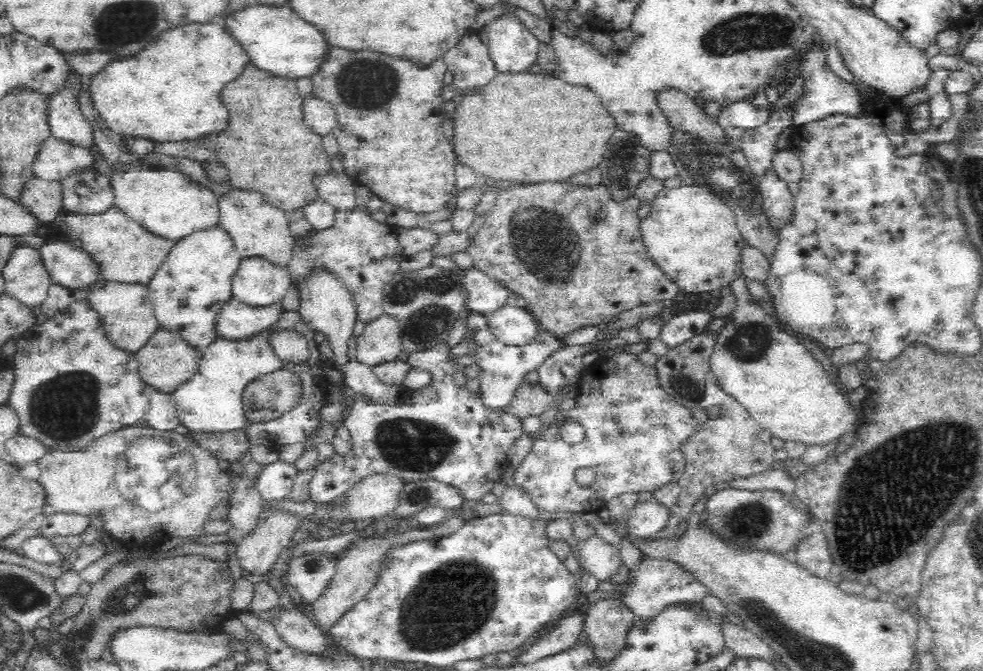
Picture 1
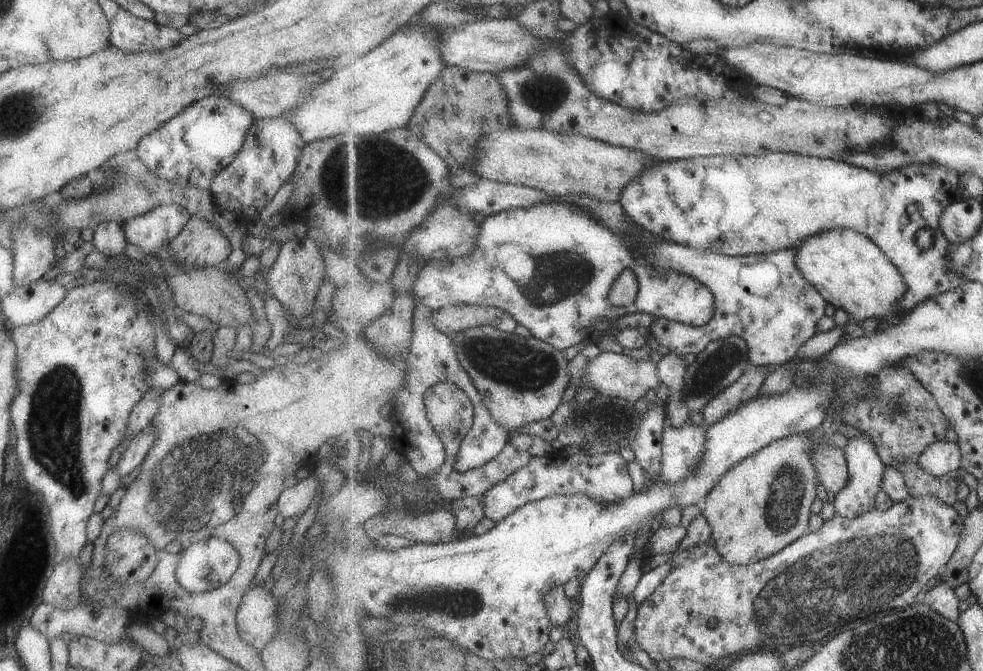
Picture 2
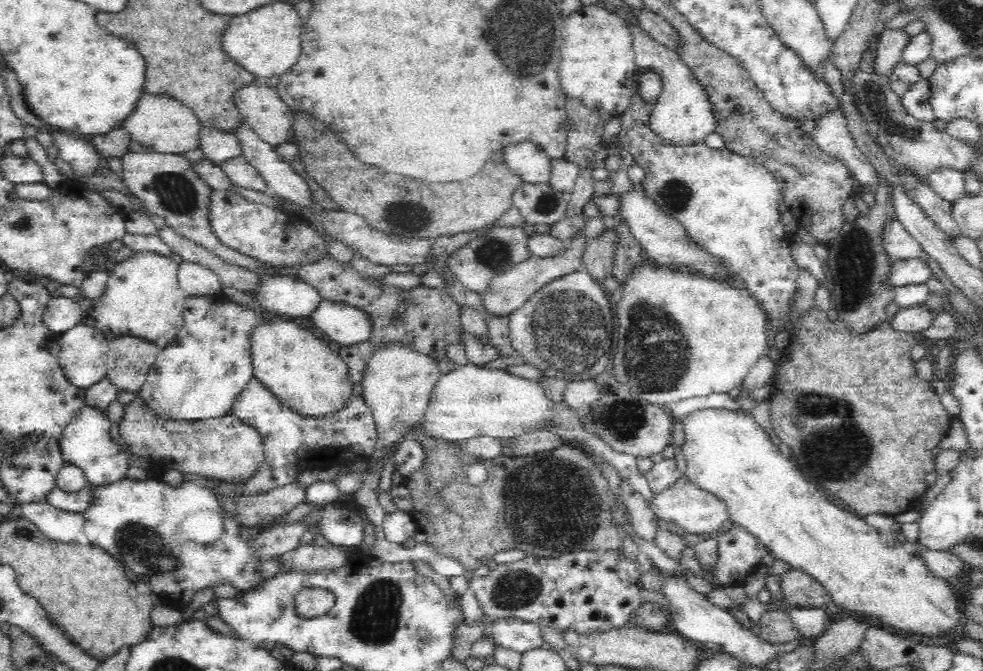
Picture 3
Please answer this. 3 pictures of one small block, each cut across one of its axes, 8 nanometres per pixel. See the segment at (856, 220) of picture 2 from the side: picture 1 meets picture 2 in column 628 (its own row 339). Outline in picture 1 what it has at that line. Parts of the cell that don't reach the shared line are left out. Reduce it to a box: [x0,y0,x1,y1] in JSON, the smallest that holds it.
[147,224,242,350]

